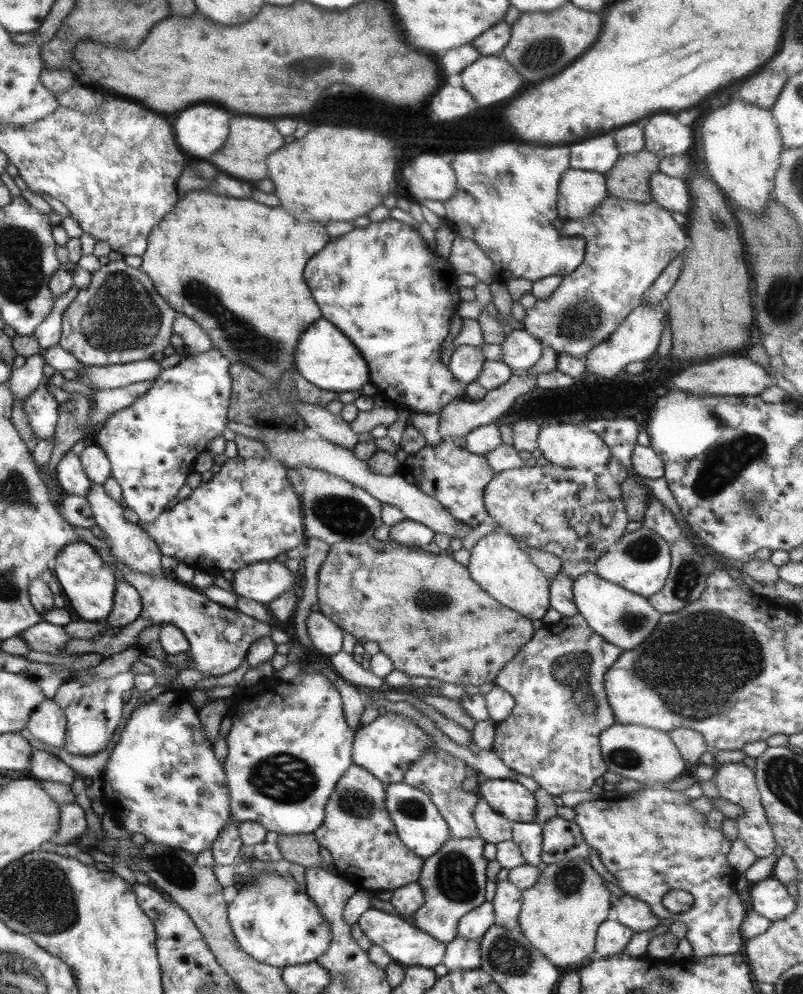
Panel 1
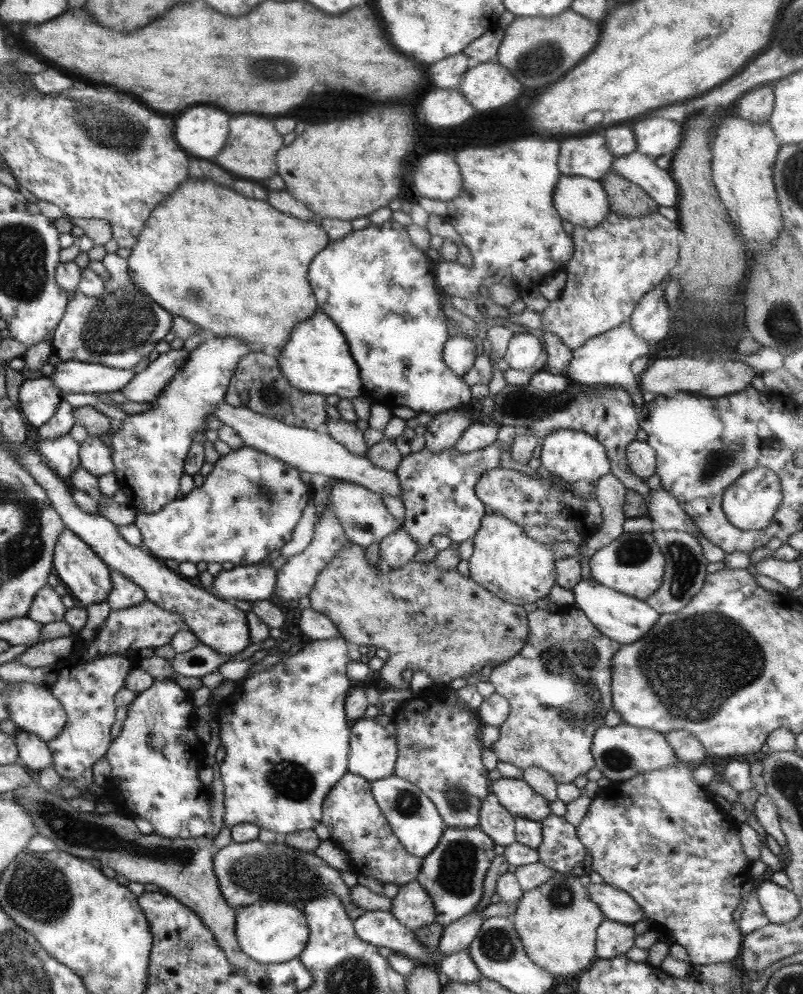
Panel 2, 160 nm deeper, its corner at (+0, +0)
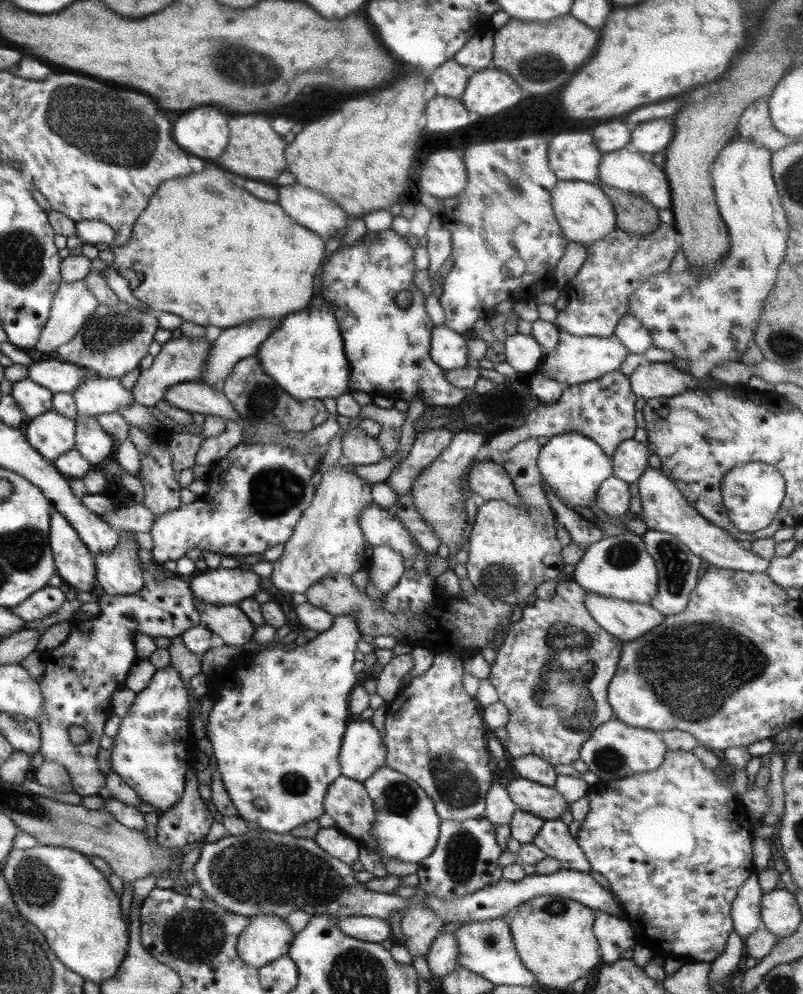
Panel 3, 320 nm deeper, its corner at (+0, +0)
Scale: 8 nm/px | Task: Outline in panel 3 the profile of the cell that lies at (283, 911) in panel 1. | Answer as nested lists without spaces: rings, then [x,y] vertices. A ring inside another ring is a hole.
[[[272,914],[251,917],[249,925],[239,933],[236,952],[247,966],[259,968],[285,955],[294,934],[285,920]]]

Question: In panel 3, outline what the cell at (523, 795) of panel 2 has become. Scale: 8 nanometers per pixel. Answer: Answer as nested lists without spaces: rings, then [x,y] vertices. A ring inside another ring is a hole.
[[[513,776],[505,790],[521,810],[532,813],[541,820],[559,819],[569,805],[554,787],[541,786],[516,776]]]

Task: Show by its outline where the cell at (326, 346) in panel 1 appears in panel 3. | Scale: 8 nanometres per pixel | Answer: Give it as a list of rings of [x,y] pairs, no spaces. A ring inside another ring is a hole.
[[[325,300],[319,308],[305,306],[303,310],[283,317],[277,328],[259,343],[254,355],[260,369],[295,400],[336,399],[348,392],[348,364],[343,339],[331,306]]]

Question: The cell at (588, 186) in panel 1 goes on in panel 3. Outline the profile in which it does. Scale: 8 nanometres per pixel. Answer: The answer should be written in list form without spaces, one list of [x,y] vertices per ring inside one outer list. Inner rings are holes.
[[[558,181],[551,190],[551,207],[559,229],[568,242],[580,244],[585,249],[599,241],[616,228],[616,218],[611,202],[599,185],[580,181]]]

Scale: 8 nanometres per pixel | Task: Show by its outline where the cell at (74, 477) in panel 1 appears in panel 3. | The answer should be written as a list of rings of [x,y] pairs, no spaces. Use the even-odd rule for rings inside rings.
[[[51,409],[25,421],[25,441],[46,461],[74,448],[74,419],[65,418]]]

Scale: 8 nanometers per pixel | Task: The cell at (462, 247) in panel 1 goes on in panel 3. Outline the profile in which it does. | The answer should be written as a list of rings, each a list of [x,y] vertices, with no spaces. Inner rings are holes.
[[[436,216],[429,222],[425,238],[427,239],[425,248],[429,258],[428,272],[433,277],[439,266],[450,256],[451,236]]]

